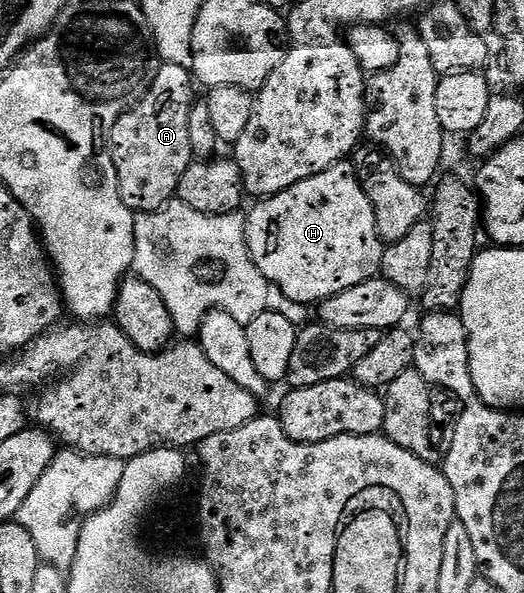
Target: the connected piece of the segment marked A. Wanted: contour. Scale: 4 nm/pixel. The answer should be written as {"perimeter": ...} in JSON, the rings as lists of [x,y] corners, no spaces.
{"perimeter":[[[163,62],[157,72],[157,80],[149,88],[149,92],[134,108],[127,110],[113,124],[109,145],[113,164],[117,168],[117,180],[121,188],[121,200],[136,215],[151,214],[161,210],[178,195],[181,176],[185,176],[185,168],[193,161],[191,141],[189,140],[189,114],[195,107],[196,79],[186,66],[178,66],[172,62]]]}

